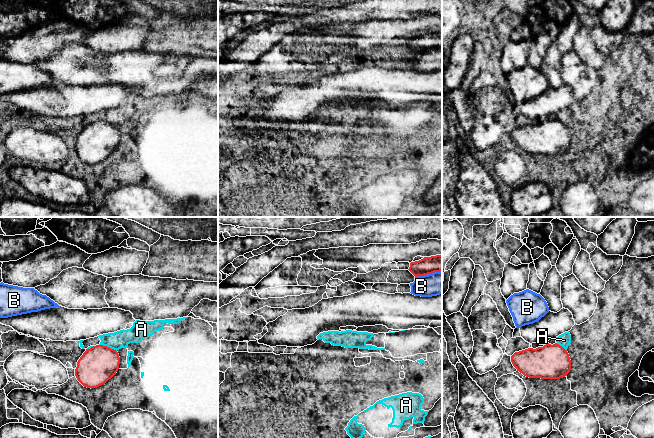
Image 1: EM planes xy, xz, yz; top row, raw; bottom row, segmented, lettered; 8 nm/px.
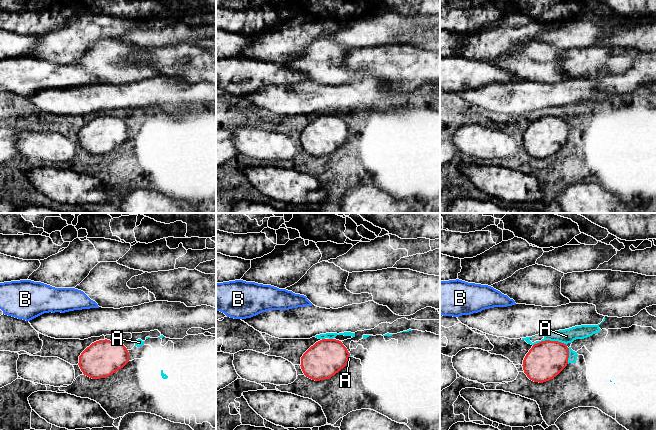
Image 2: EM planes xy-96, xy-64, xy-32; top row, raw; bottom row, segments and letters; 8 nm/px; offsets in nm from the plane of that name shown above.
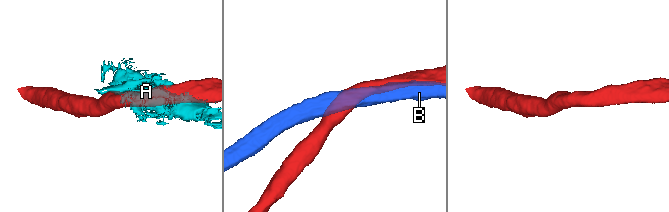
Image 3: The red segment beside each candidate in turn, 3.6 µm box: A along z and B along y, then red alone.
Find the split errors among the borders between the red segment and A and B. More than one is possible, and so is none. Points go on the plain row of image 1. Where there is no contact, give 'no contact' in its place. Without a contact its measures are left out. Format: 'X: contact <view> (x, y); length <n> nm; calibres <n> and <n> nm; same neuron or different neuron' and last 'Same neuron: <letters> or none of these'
A: contact xy (108, 123); length 160 nm; calibres 300 and 140 nm; different neuron
B: contact xz (428, 49); length 220 nm; calibres 140 and 180 nm; different neuron
Same neuron: none of these

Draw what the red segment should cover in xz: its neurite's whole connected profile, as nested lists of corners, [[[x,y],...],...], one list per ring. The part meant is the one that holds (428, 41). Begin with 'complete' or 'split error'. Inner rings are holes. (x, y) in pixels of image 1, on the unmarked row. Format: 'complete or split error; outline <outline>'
complete; outline [[[442,31],[424,33],[423,35],[410,39],[408,45],[415,53],[442,47]]]

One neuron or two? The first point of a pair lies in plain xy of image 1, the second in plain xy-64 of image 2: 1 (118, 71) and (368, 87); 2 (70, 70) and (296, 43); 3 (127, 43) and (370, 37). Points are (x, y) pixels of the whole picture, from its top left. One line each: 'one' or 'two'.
1: two
2: two
3: one

